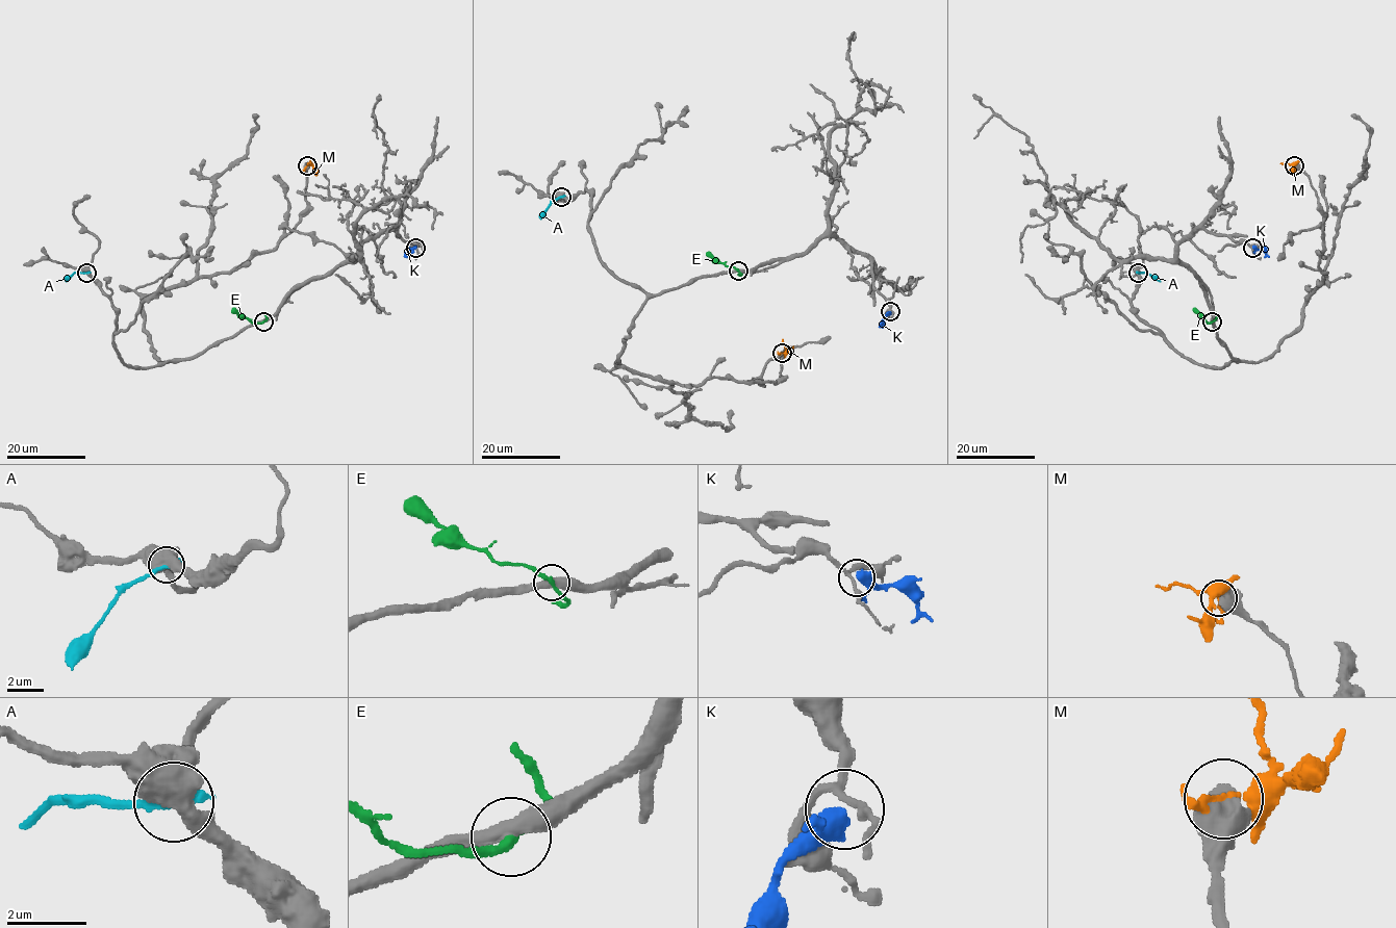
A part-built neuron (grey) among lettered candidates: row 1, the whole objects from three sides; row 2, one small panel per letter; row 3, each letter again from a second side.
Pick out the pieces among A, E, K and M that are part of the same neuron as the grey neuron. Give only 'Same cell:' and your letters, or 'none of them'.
Same cell: none of them

